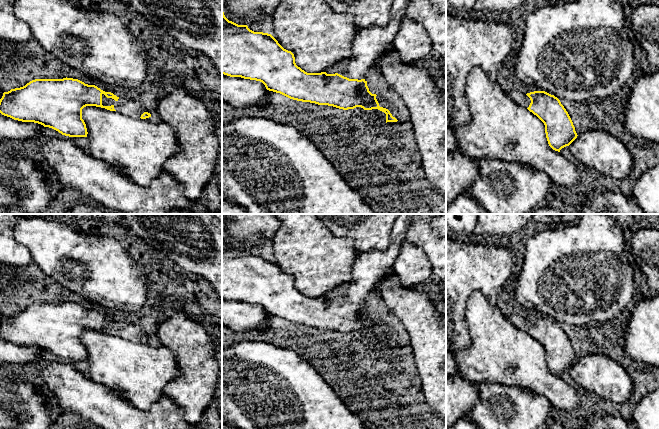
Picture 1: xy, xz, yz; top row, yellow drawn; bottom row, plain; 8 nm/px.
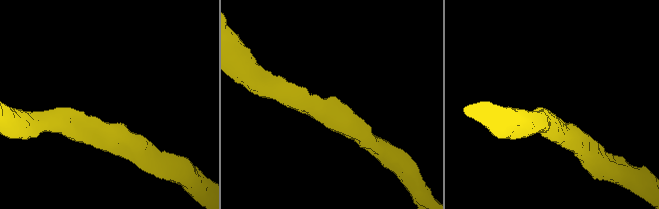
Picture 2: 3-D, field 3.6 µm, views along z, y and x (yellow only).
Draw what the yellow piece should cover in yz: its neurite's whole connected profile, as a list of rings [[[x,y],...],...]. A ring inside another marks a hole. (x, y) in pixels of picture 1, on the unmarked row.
[[[516,313],[510,314],[507,318],[544,347],[547,365],[553,374],[560,376],[577,362],[578,359],[568,336],[554,319],[545,315],[525,318]]]

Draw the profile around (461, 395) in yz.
[[[459,372],[446,376],[446,429],[466,417],[478,400],[478,386],[464,379]]]

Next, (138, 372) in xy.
[[[86,330],[82,333],[82,343],[88,356],[89,377],[143,411],[150,410],[164,396],[166,384],[180,374],[175,355],[153,340],[141,343],[119,335]]]

